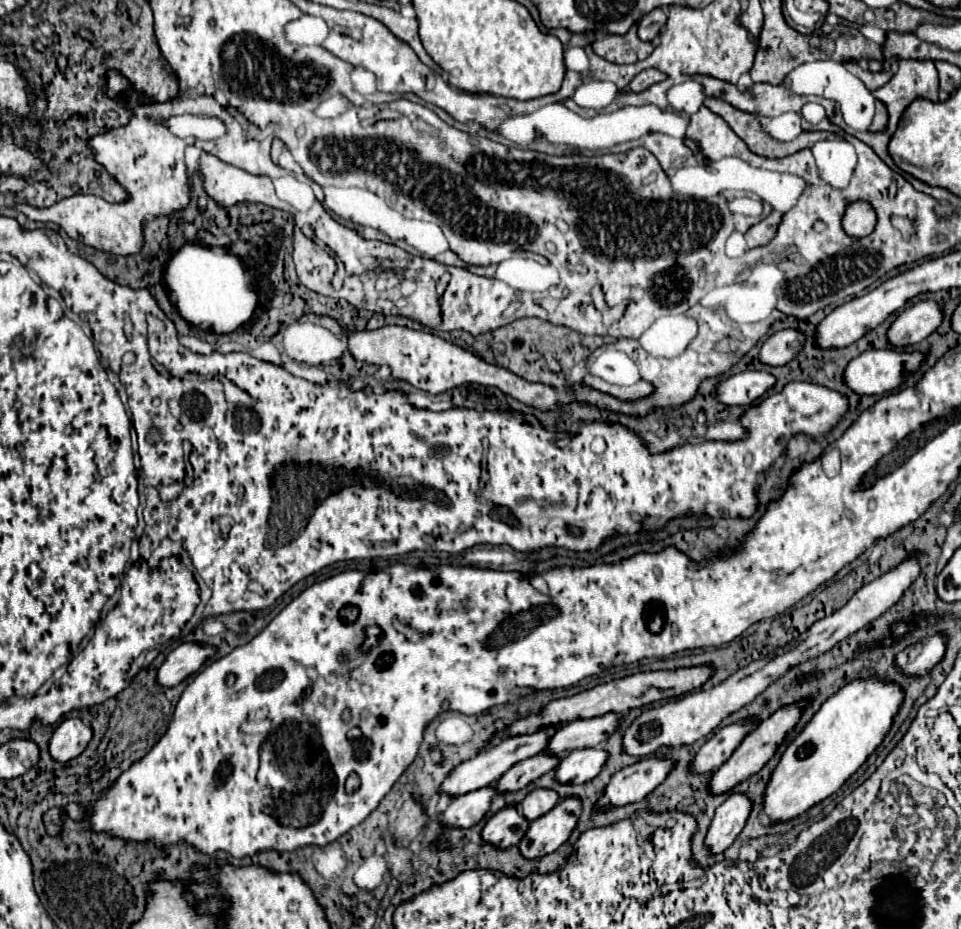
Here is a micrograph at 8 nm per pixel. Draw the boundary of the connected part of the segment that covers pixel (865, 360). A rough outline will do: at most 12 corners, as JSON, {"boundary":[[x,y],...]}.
{"boundary":[[868,350],[842,374],[856,394],[884,394],[920,368],[922,352]]}

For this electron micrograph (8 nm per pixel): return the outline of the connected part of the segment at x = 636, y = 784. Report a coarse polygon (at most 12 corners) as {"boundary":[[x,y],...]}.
{"boundary":[[642,758],[612,776],[596,808],[640,802],[674,760]]}

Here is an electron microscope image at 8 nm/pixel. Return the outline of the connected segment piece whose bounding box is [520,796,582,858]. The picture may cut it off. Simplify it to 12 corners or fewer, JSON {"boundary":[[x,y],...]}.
{"boundary":[[578,796],[562,798],[530,822],[524,858],[558,850],[582,814]]}

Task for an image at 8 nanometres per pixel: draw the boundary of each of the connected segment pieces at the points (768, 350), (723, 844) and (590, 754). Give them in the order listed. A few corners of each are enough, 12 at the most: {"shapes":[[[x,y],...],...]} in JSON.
{"shapes":[[[780,330],[762,344],[758,360],[784,366],[800,352],[804,336]],[[730,794],[714,814],[706,846],[724,852],[746,826],[752,800]],[[602,748],[568,752],[556,768],[562,784],[584,784],[608,760]]]}

